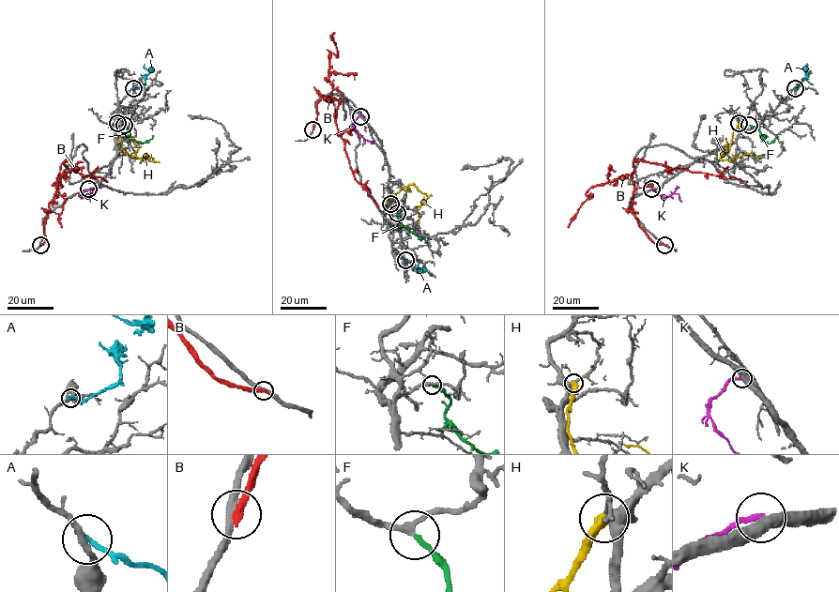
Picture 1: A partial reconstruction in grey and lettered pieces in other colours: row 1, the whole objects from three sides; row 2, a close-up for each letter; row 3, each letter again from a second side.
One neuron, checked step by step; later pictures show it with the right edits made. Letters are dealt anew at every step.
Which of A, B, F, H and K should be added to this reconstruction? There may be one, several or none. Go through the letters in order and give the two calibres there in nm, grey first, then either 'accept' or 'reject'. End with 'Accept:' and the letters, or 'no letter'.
A: 240/240 nm | reject
B: 280/320 nm | reject
F: 240/200 nm | accept
H: 240/480 nm | reject
K: 500/220 nm | reject
Accept: F

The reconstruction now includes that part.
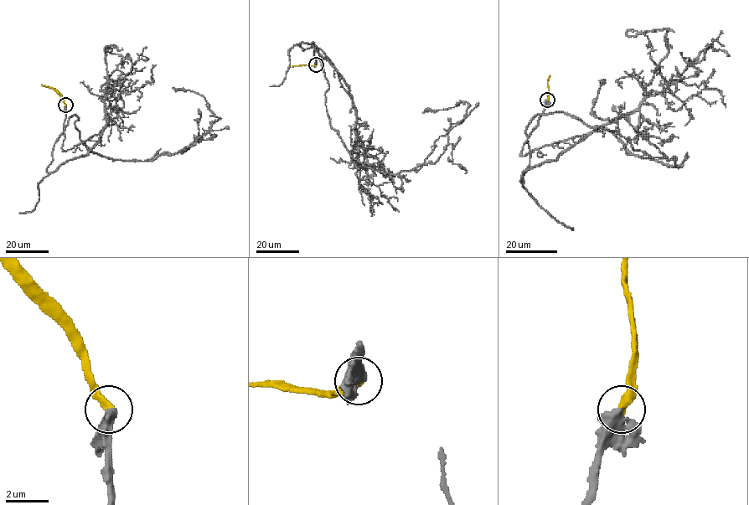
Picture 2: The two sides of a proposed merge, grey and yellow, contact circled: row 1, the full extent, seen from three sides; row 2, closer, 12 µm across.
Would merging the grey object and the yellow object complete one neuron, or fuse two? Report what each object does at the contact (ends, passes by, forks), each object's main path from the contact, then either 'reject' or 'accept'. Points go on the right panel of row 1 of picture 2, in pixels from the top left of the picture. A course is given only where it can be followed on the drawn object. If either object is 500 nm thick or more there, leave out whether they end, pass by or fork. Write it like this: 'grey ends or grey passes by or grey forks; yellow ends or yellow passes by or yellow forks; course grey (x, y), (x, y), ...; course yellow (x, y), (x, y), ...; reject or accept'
course grey (547, 100), (520, 154), (571, 145), (523, 182), (526, 128), (554, 112), (679, 167), (591, 114), (605, 79); course yellow (547, 100), (550, 75); accept

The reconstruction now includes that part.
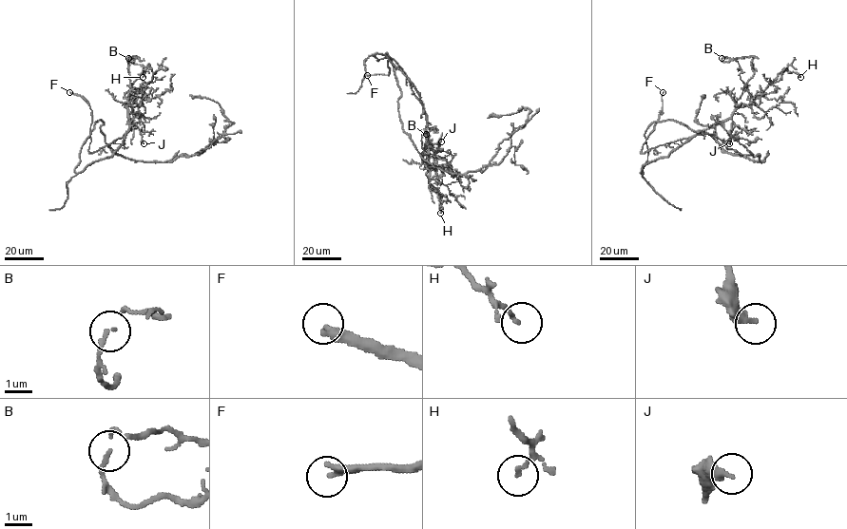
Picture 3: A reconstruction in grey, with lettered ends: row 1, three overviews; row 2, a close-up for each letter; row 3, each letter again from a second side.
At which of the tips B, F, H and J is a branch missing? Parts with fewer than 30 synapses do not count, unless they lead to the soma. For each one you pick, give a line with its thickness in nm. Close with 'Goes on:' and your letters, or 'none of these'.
F: 300 nm thick
Goes on: F

